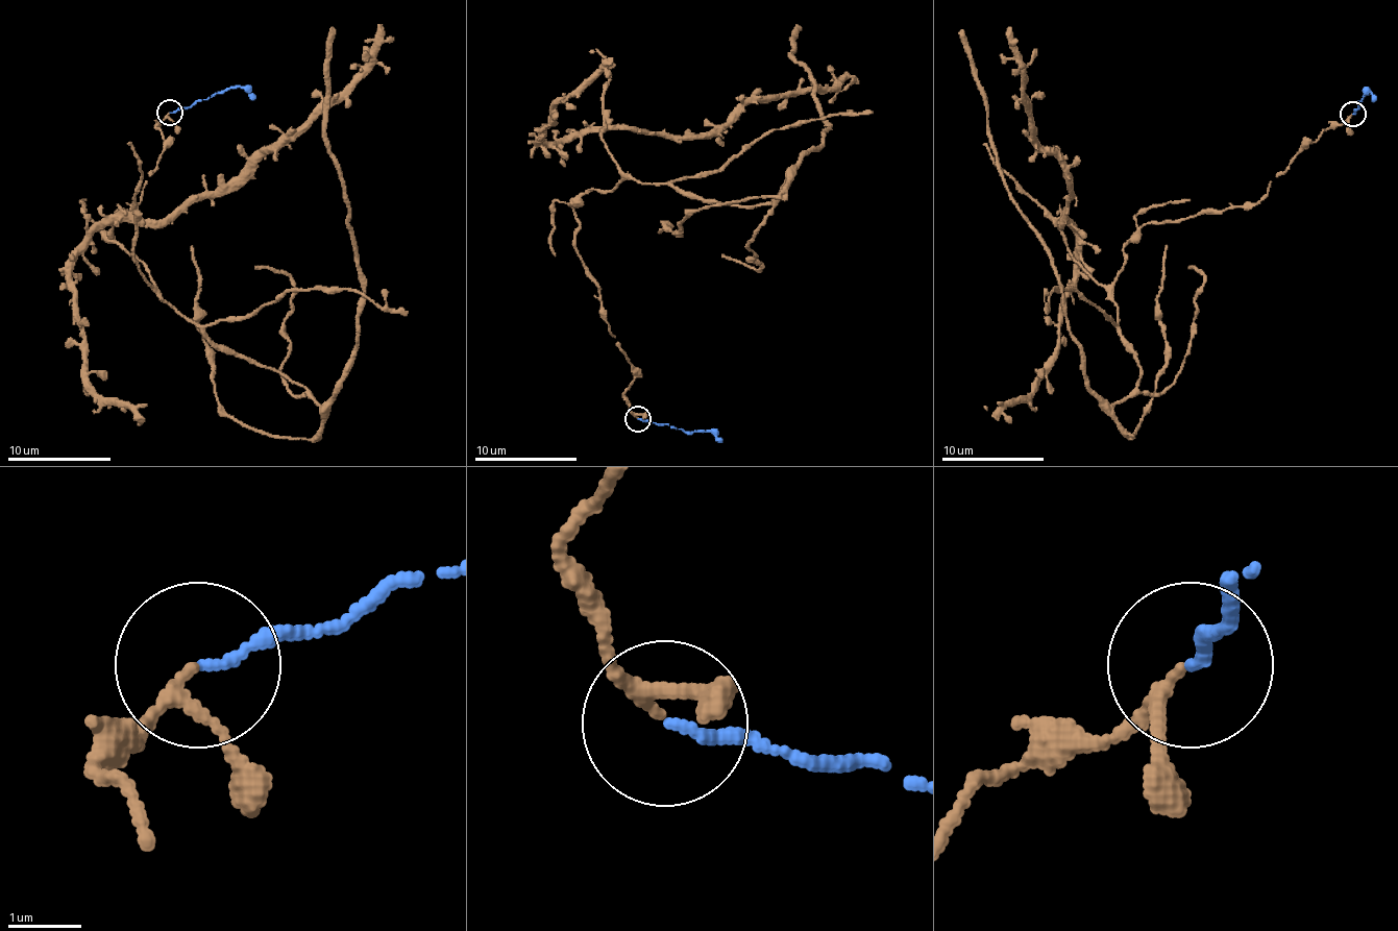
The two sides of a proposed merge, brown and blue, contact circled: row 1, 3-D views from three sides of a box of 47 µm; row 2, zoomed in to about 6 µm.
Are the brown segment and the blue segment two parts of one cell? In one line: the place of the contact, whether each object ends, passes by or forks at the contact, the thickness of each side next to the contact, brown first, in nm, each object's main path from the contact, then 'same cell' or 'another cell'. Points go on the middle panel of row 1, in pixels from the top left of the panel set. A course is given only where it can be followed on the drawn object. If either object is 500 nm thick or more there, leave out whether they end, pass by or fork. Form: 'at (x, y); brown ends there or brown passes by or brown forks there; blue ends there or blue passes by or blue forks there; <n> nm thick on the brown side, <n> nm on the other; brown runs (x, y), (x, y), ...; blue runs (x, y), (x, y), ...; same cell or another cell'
at (638, 418); brown passes by; blue ends there; 150 nm thick on the brown side, 140 nm on the other; brown runs (637, 417), (573, 205), (621, 179), (767, 205), (828, 126), (790, 54), (798, 26); blue runs (637, 419), (711, 432), (721, 440); same cell

